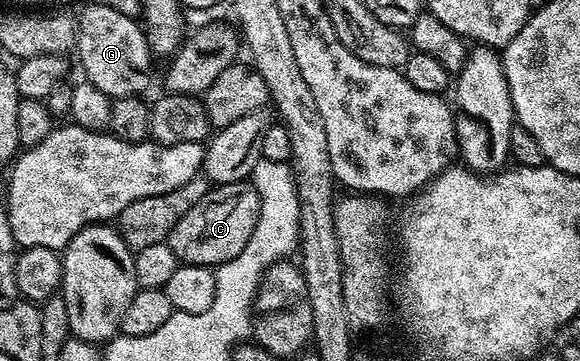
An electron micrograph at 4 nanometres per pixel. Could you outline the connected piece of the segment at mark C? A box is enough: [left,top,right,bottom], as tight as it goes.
[166,182,260,269]

